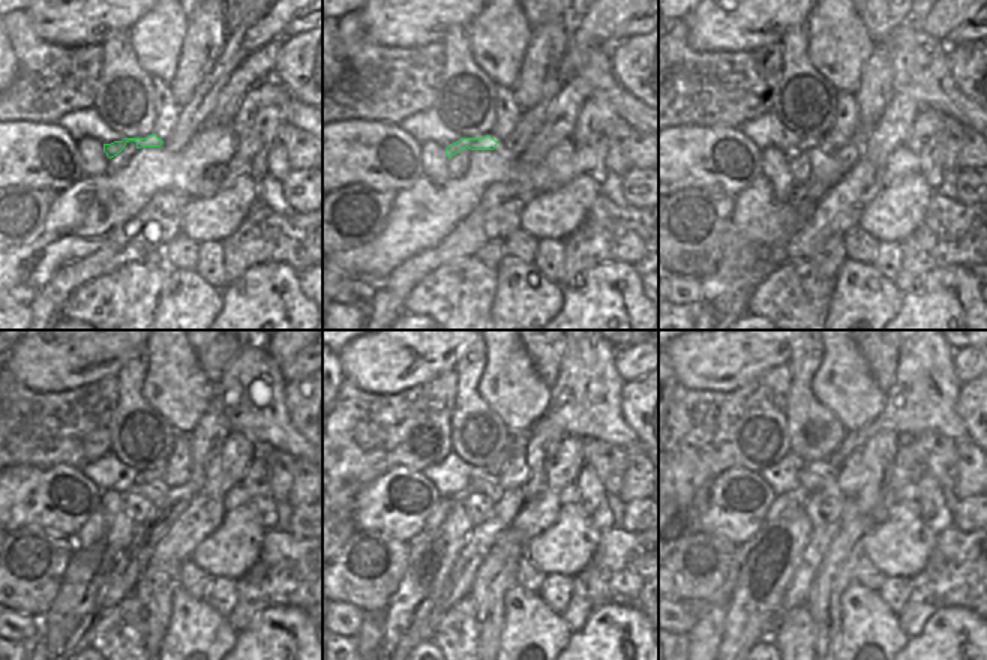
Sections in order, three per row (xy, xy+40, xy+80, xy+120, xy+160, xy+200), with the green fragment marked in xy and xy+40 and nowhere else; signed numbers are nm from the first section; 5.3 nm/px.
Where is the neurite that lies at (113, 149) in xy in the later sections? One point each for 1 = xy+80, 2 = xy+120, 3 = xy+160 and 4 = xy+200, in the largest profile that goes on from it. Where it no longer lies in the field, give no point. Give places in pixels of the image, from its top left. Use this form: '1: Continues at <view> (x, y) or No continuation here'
1: Continues at xy+80 (806, 144)
2: Continues at xy+120 (144, 476)
3: Continues at xy+160 (518, 440)
4: Continues at xy+200 (923, 396).

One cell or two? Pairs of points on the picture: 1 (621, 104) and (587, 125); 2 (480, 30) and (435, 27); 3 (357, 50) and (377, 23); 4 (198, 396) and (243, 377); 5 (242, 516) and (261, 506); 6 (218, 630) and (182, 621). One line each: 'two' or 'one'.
1: two
2: two
3: two
4: two
5: two
6: one

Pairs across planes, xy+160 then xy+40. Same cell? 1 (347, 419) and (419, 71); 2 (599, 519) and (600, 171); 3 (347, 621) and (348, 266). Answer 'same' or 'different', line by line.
1: same
2: same
3: different

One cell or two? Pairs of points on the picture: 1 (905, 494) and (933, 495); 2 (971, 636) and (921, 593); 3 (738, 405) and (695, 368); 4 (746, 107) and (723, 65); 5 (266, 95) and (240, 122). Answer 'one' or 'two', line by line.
1: two
2: two
3: two
4: one
5: one

